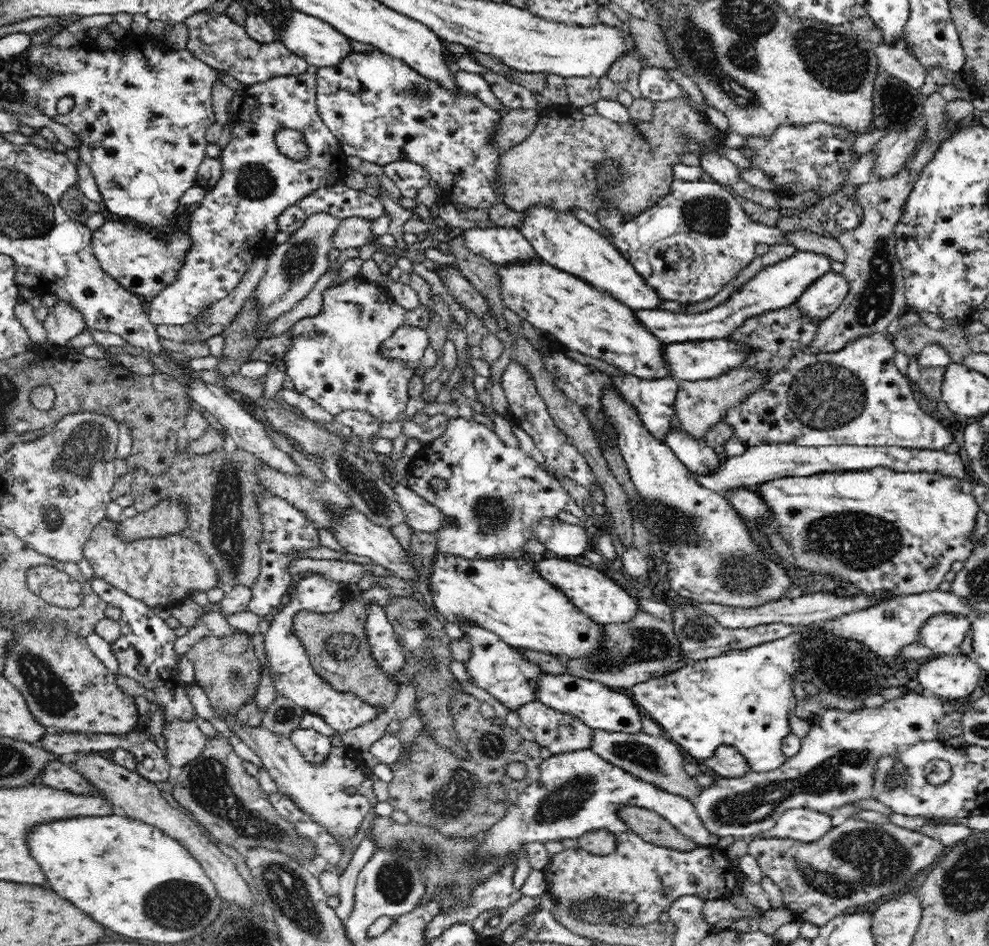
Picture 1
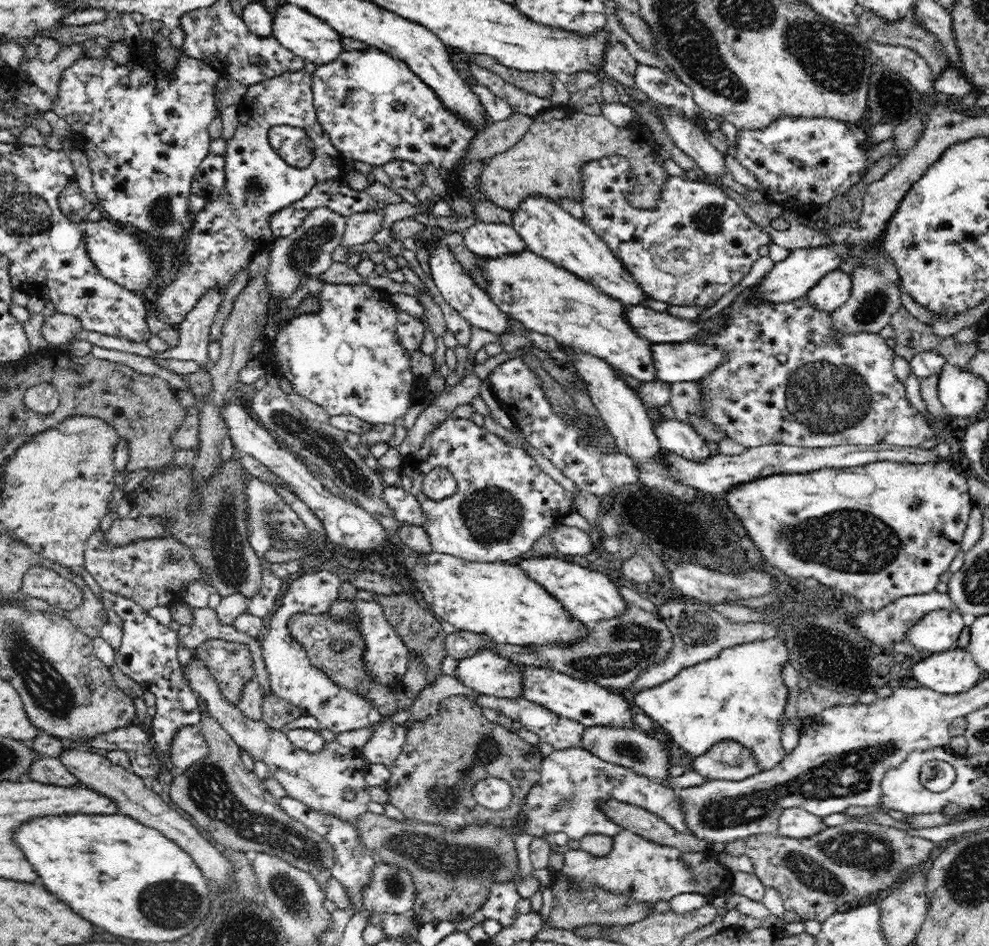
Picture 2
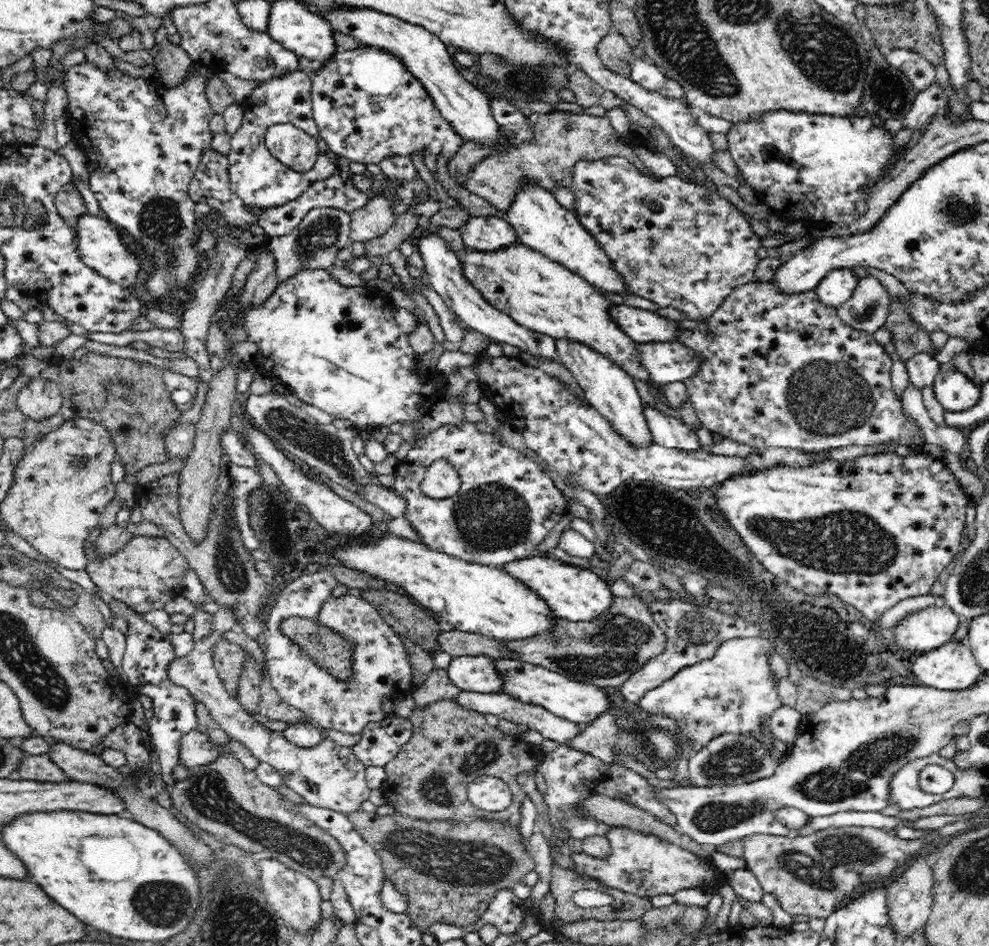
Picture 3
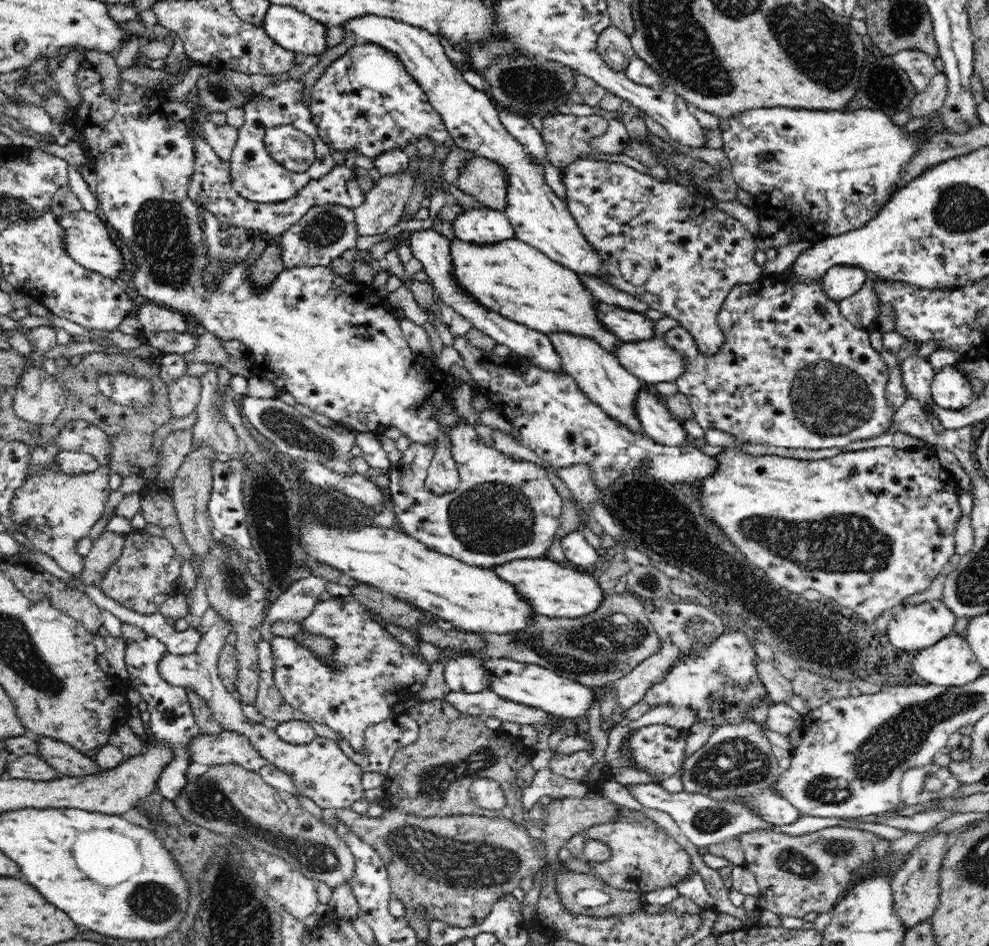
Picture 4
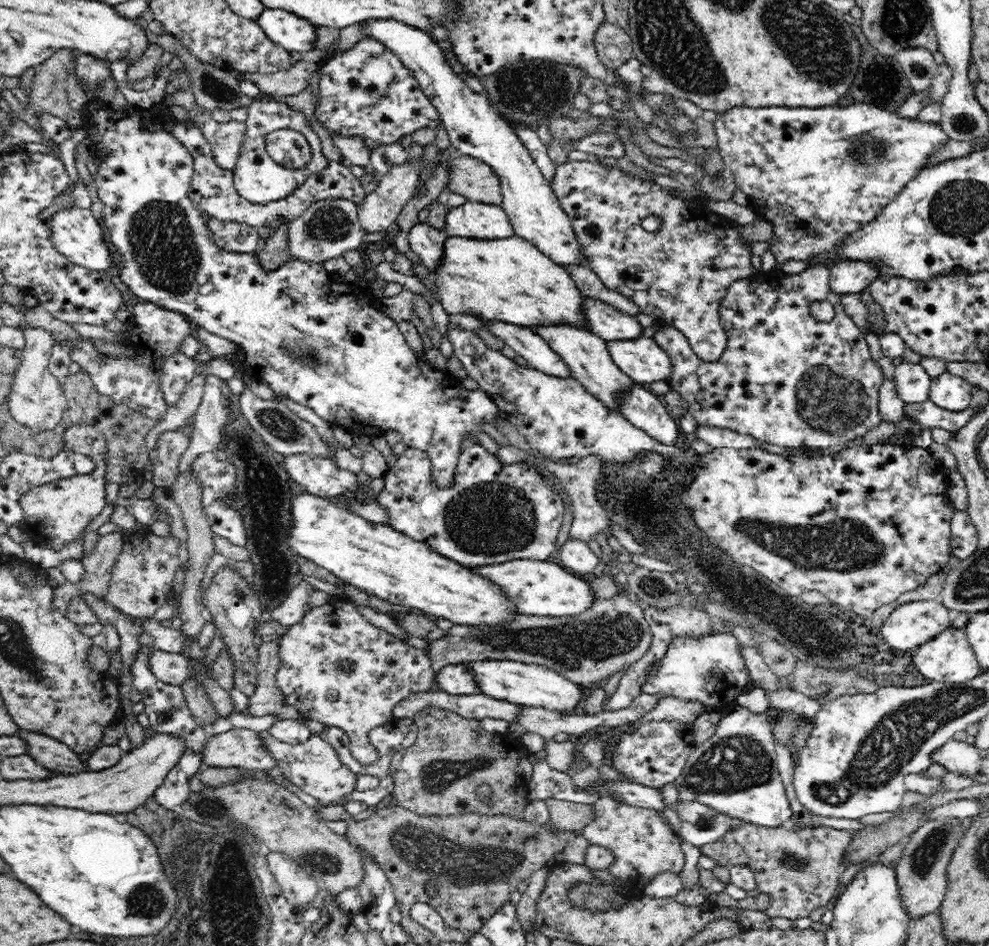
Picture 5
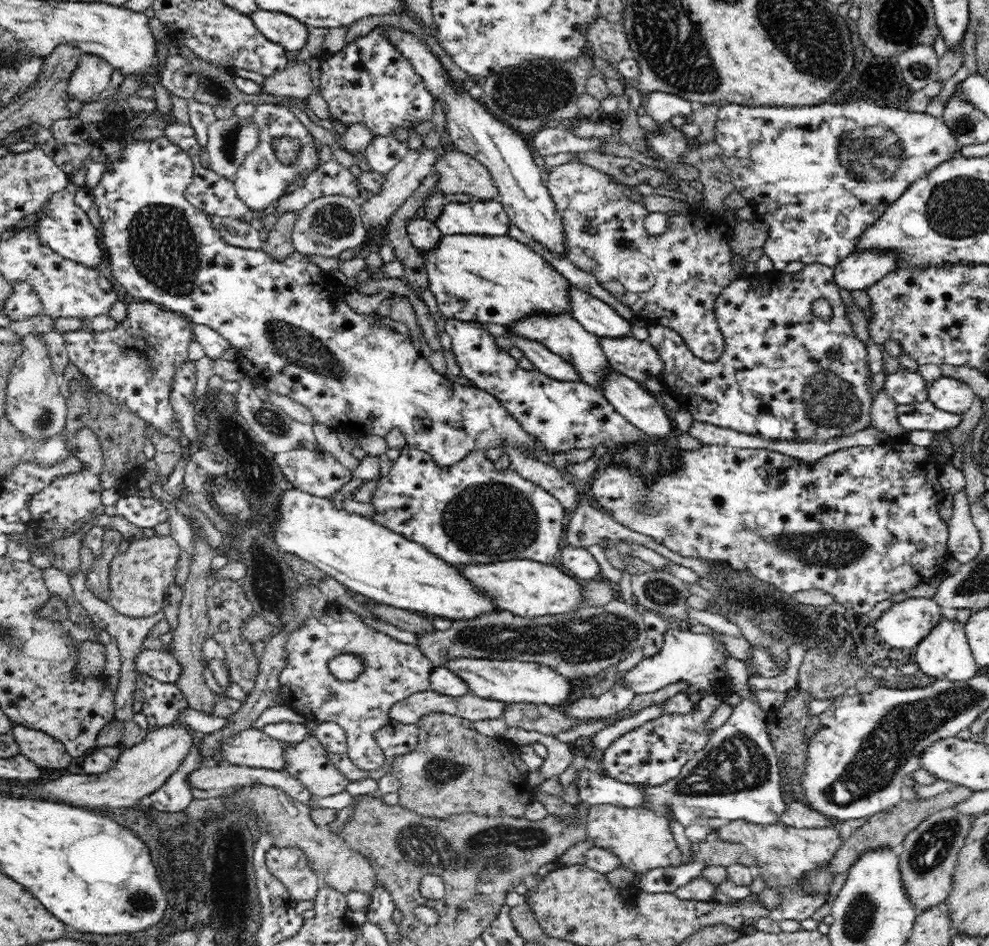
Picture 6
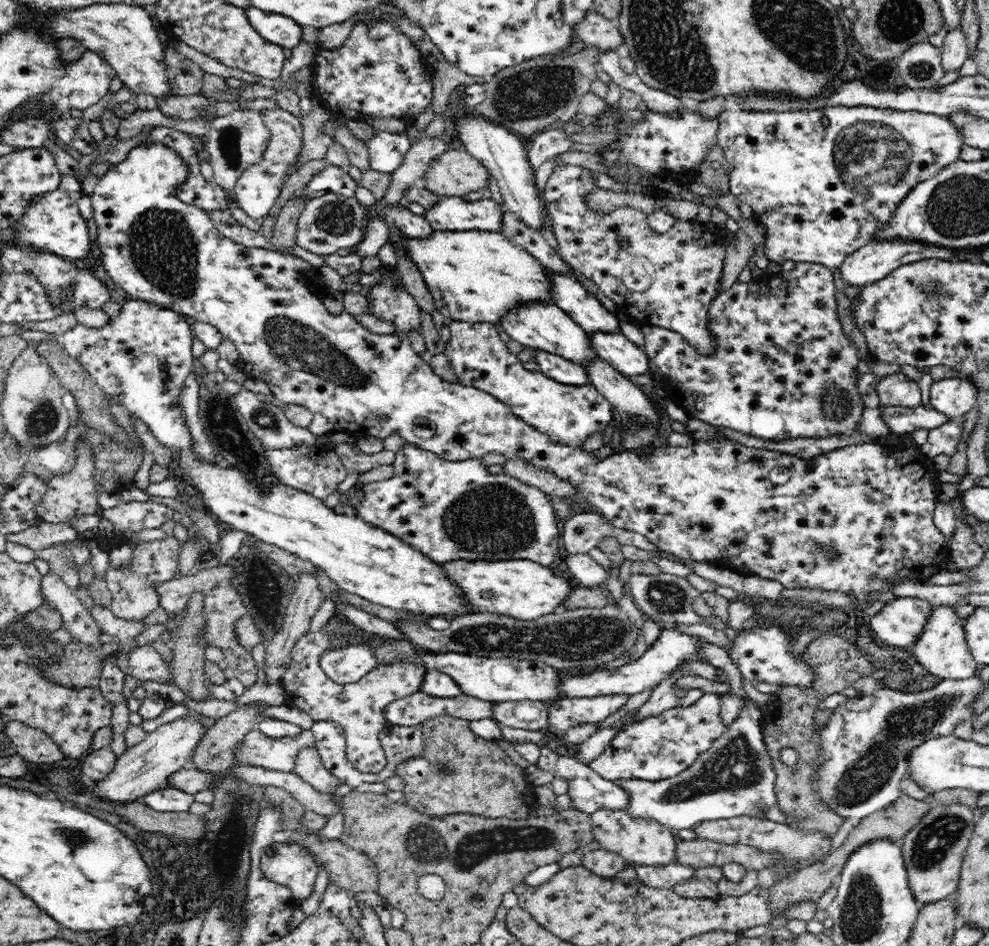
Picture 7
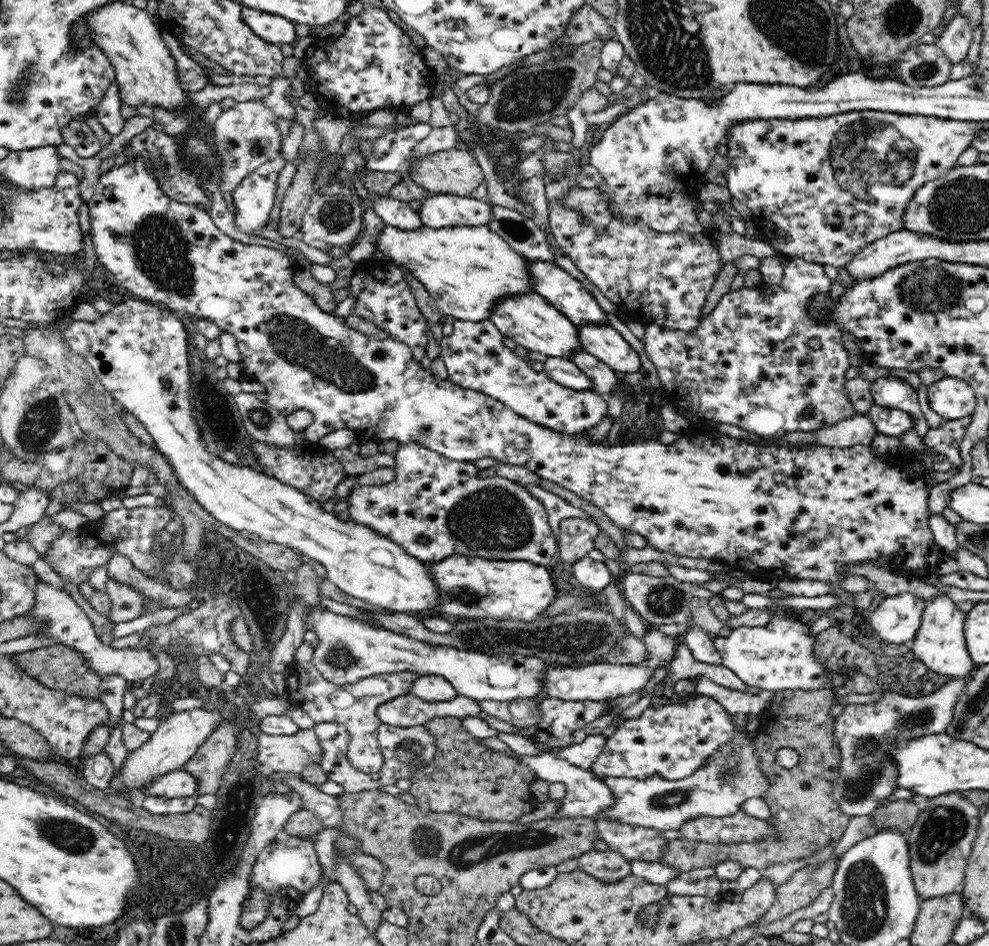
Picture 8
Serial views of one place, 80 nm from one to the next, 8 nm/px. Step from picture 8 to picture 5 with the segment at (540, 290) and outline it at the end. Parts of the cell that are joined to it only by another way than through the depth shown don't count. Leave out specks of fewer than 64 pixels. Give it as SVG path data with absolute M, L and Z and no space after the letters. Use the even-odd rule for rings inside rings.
M584 297L588 330L609 342L611 340L632 340L642 337L644 329L636 317L622 313L605 302Z

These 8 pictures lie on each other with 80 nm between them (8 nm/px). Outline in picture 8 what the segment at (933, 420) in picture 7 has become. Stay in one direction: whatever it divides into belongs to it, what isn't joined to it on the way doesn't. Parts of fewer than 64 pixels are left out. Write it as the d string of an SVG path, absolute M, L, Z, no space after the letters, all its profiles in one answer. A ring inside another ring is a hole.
M874 405L867 412L876 427L877 434L899 437L913 428L913 417L898 408Z

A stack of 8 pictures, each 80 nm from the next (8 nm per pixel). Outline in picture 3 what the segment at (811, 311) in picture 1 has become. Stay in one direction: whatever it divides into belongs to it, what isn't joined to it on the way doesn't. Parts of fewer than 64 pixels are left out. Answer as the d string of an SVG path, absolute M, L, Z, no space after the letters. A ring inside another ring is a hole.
M835 268L814 288L815 298L818 298L818 302L824 307L837 308L852 296L858 280L852 269Z

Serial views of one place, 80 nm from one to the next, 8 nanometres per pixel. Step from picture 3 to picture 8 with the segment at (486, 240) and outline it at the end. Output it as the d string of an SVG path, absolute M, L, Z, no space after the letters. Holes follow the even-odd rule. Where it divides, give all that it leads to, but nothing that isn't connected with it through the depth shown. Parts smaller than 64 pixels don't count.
M431 194L418 211L430 228L487 226L493 219L492 203L486 198Z

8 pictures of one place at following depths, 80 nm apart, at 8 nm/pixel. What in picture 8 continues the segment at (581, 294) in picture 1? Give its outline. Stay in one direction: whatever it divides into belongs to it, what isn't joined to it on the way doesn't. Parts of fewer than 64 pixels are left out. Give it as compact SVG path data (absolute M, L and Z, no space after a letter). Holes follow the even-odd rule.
M390 225L377 234L376 248L395 264L403 264L416 277L435 300L444 316L454 319L480 322L492 316L495 304L508 295L531 293L533 275L529 272L529 259L517 252L487 226L430 228L424 225L416 231L403 231Z

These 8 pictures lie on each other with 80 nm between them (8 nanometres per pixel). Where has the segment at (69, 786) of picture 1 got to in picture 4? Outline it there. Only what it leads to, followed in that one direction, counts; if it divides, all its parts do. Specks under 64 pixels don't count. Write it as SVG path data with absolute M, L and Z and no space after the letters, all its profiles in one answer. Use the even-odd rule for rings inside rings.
M25 754L10 760L7 766L10 778L23 778L37 781L49 781L60 778L61 774L54 770L42 757Z

